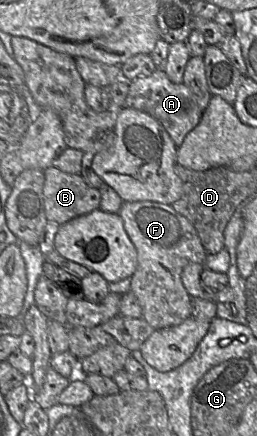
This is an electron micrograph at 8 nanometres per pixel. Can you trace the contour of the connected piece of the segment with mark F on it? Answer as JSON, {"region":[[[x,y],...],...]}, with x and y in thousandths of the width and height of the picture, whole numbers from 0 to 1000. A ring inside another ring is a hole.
{"region":[[[479,463],[459,493],[533,578],[533,615],[506,635],[506,670],[529,679],[549,702],[549,729],[603,757],[704,743],[743,727],[743,681],[704,644],[708,619],[739,603],[794,606],[805,587],[759,521],[728,500],[685,486],[665,470],[615,463]]]}

